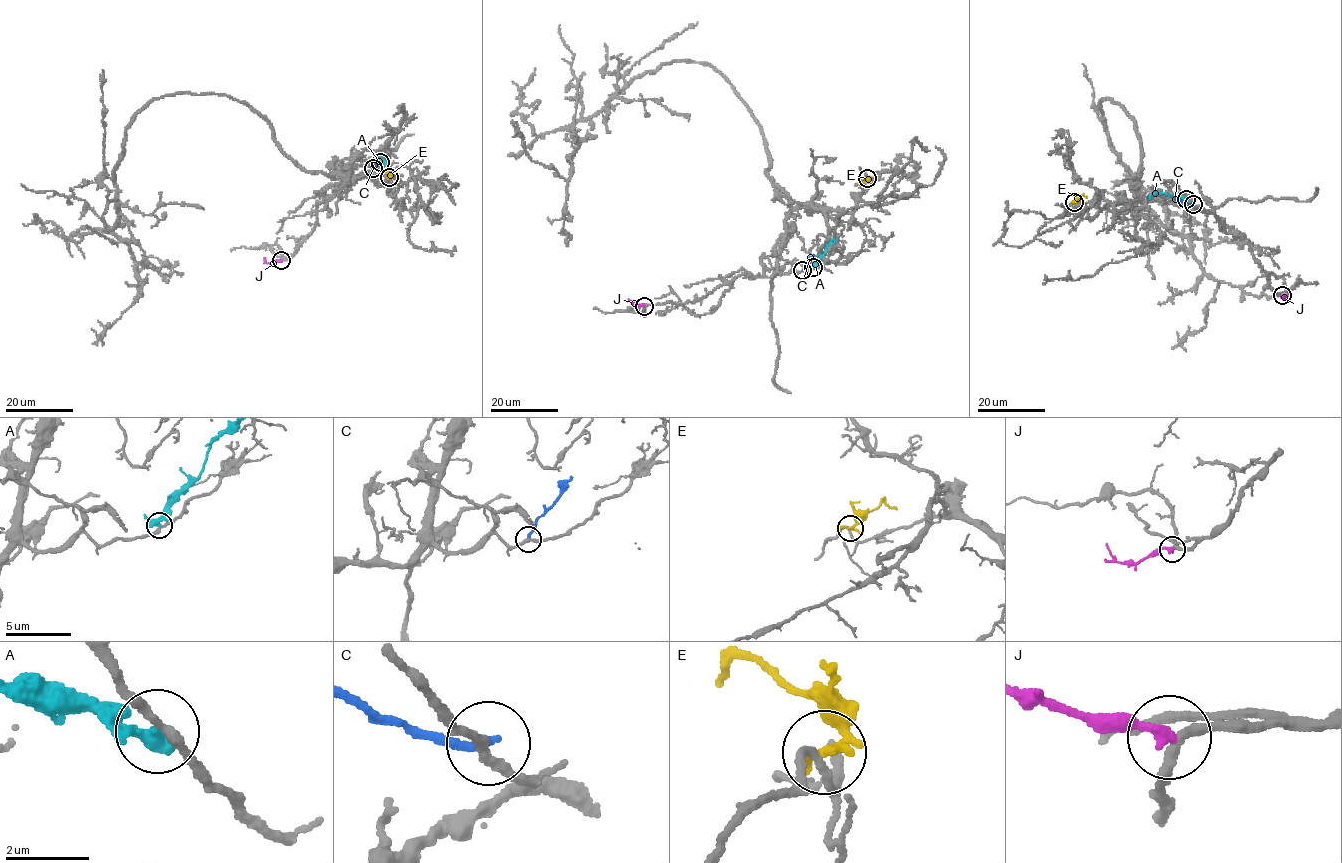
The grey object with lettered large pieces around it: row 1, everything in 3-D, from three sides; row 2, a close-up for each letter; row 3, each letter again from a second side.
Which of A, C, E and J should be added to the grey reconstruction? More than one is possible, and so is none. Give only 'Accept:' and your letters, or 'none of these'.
Accept: none of these

